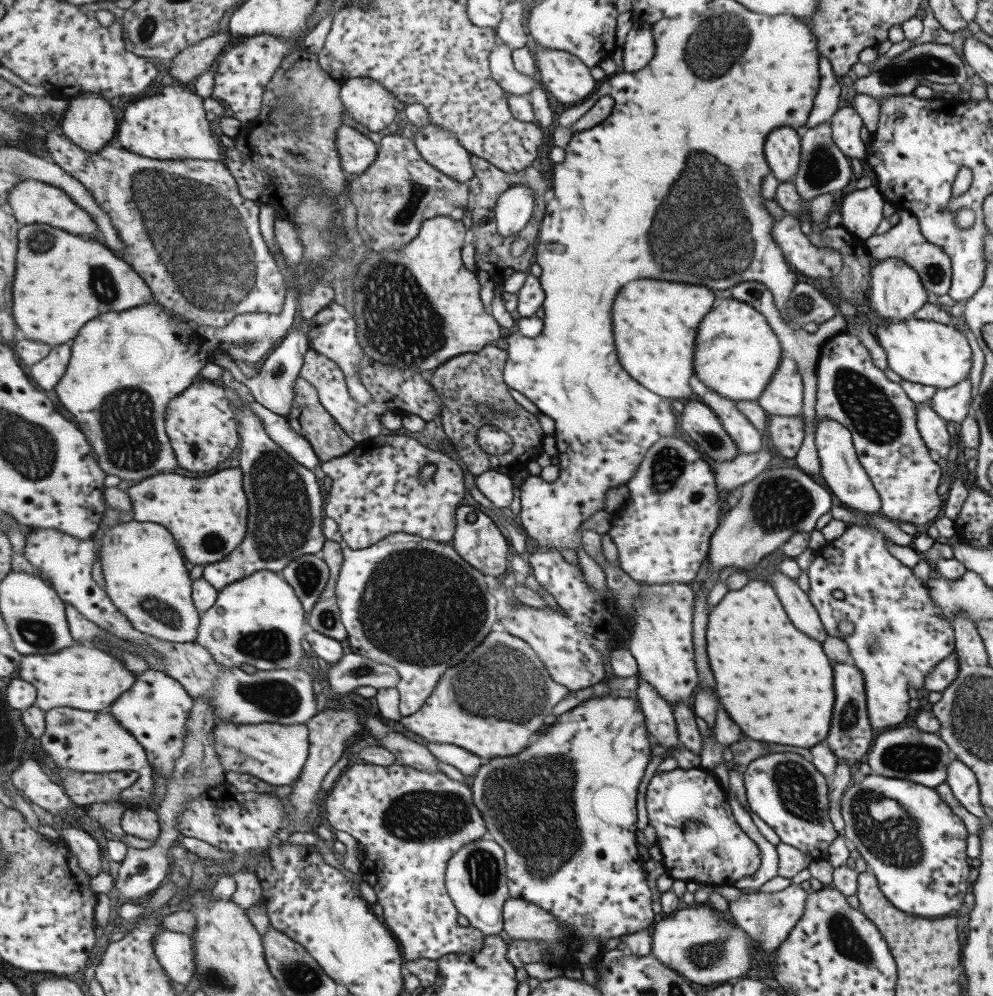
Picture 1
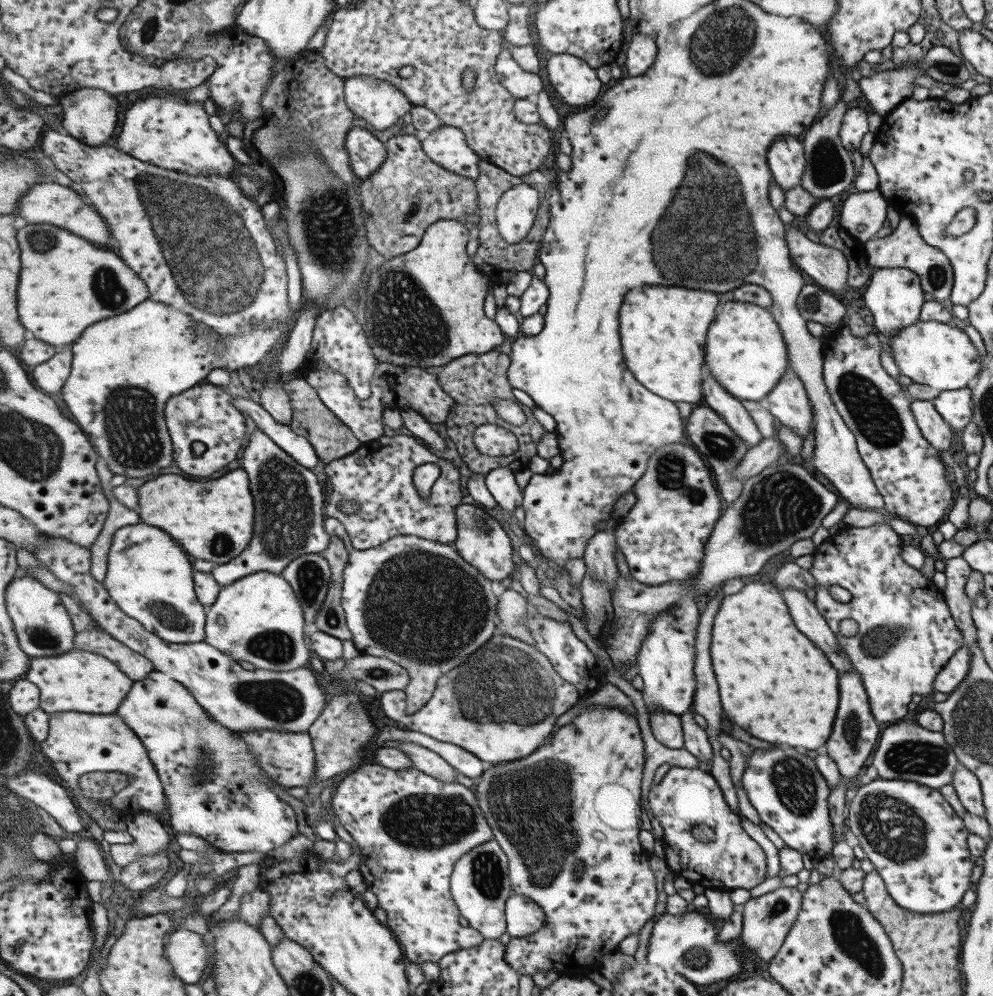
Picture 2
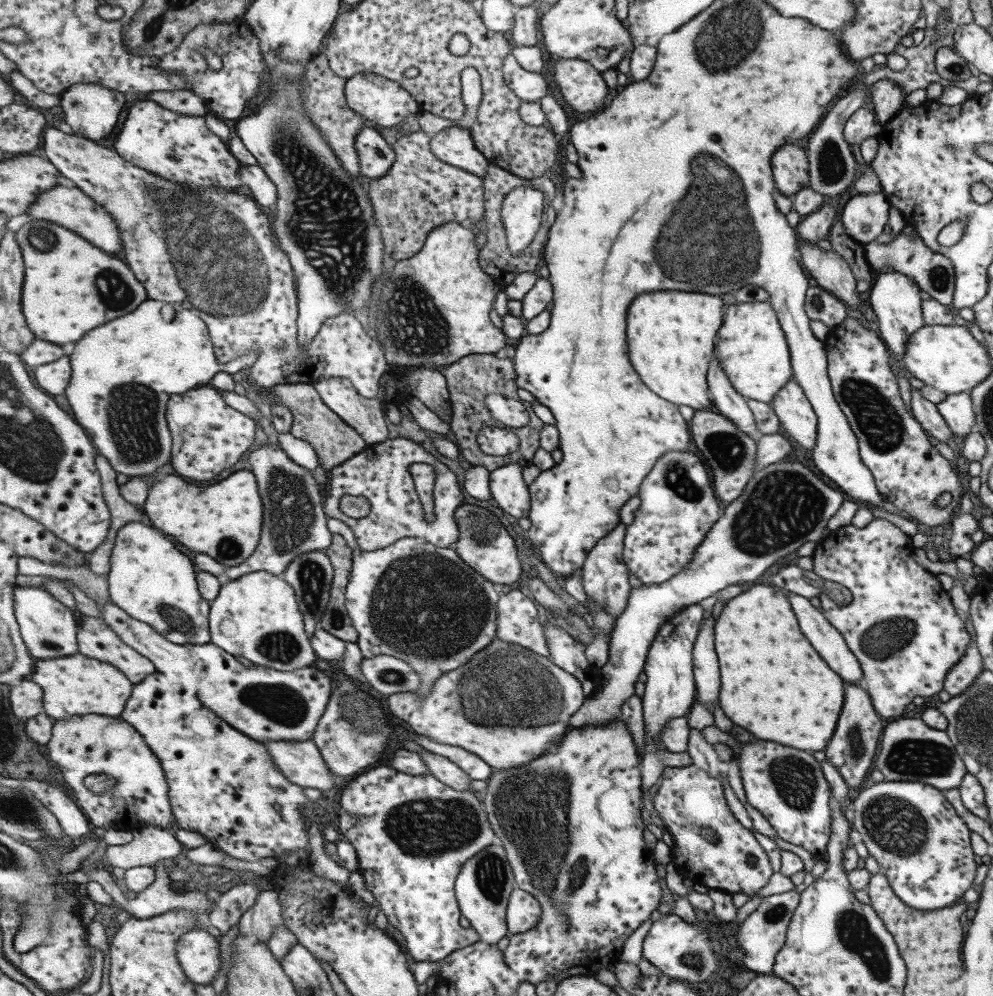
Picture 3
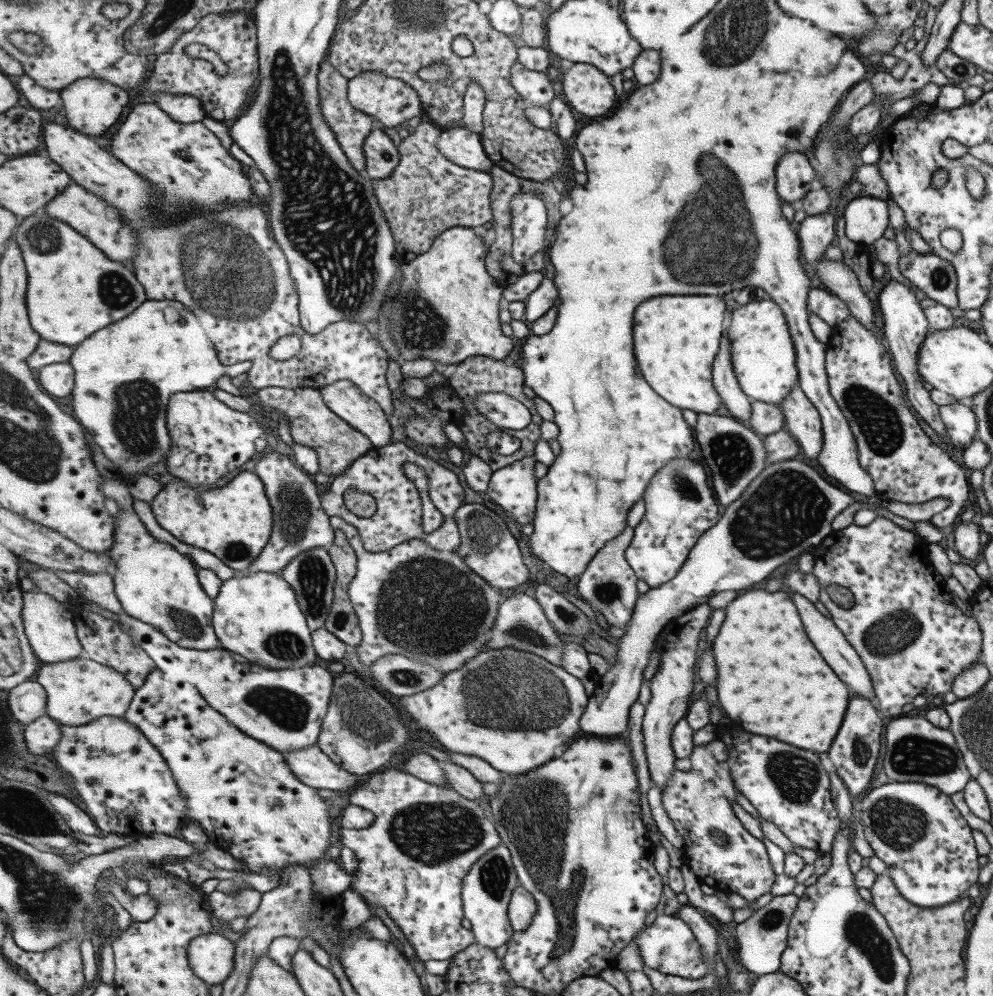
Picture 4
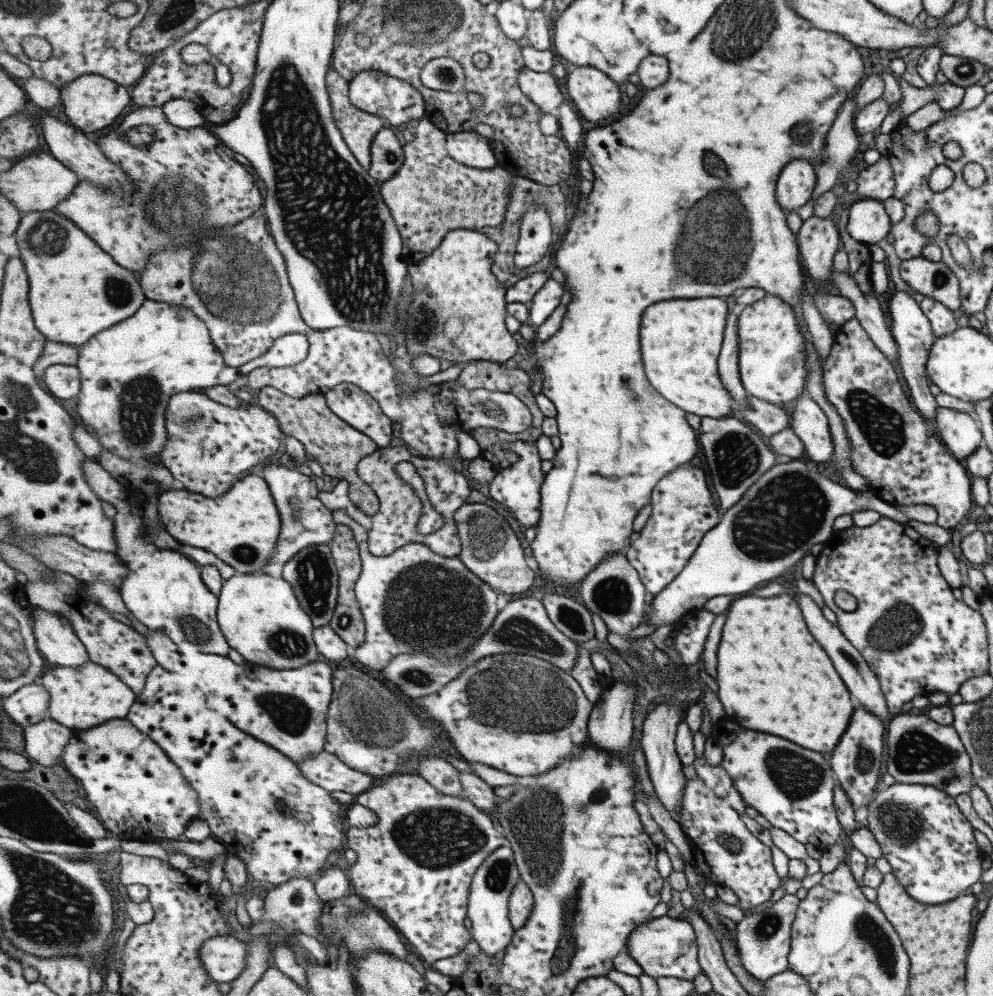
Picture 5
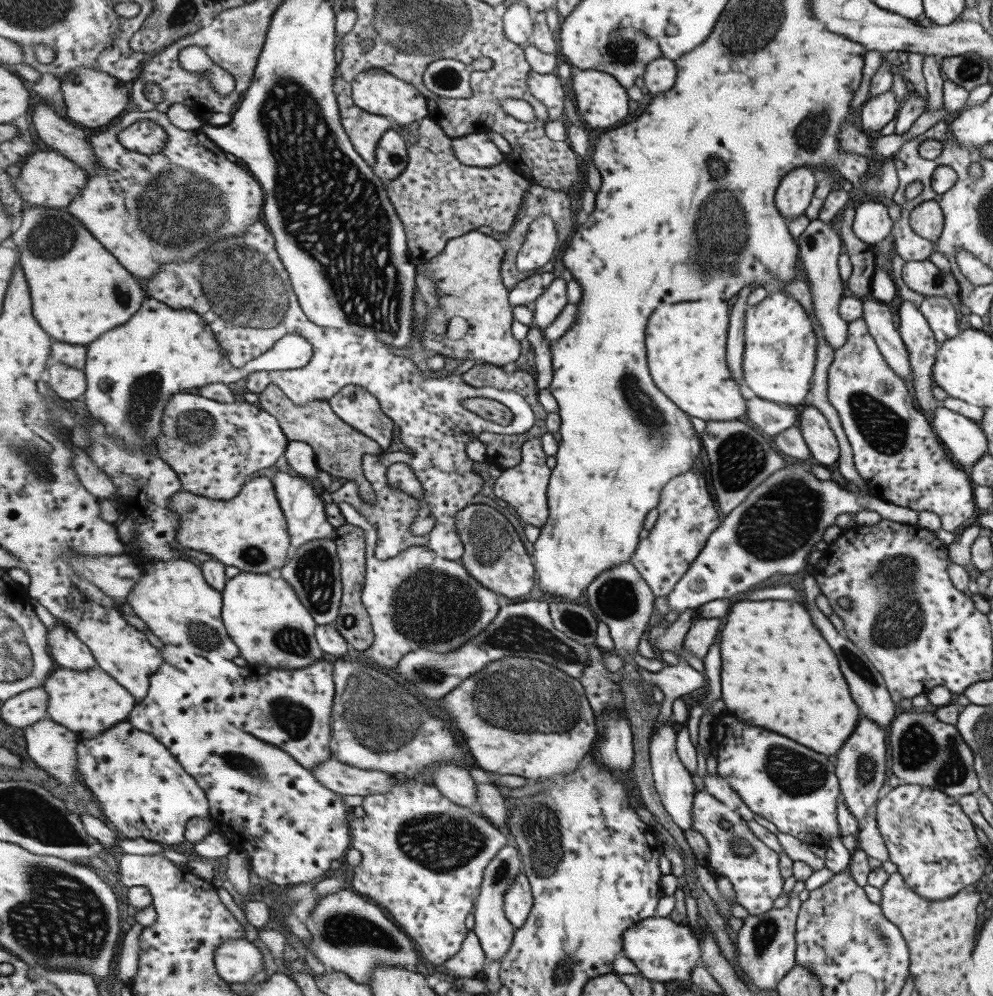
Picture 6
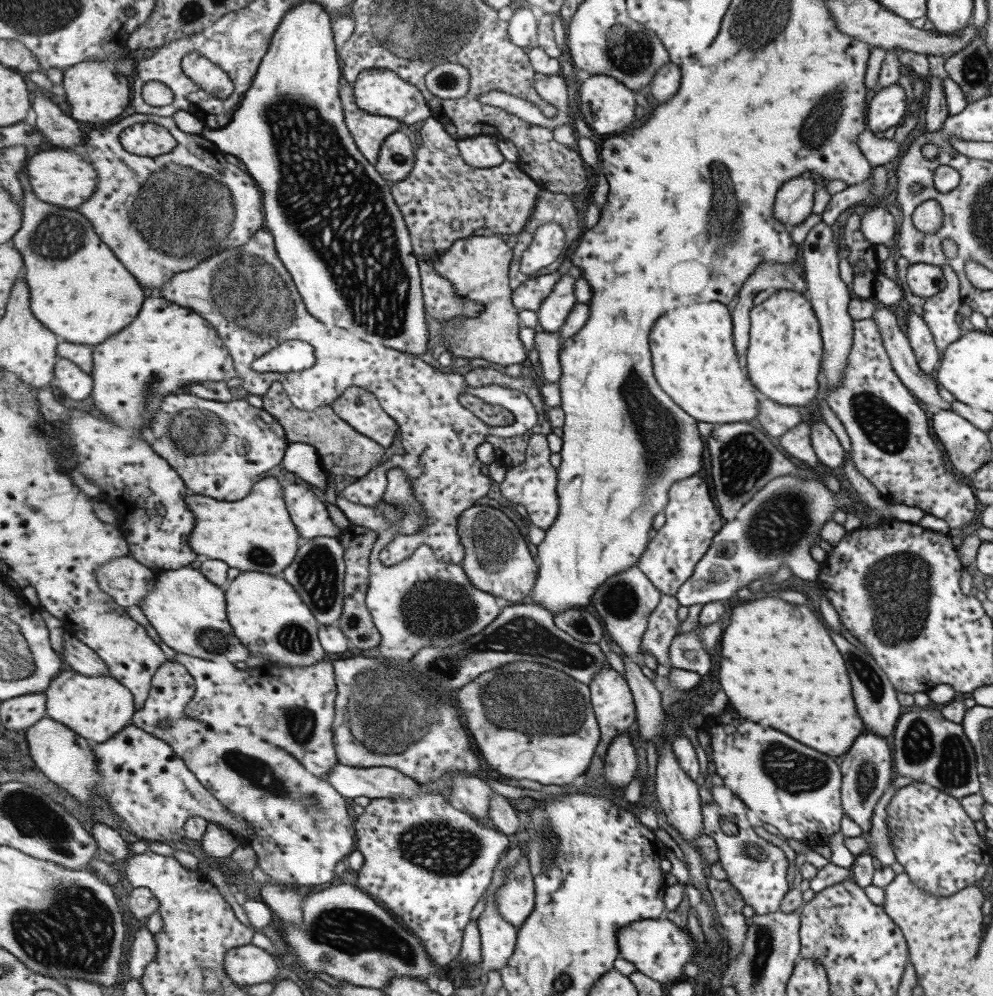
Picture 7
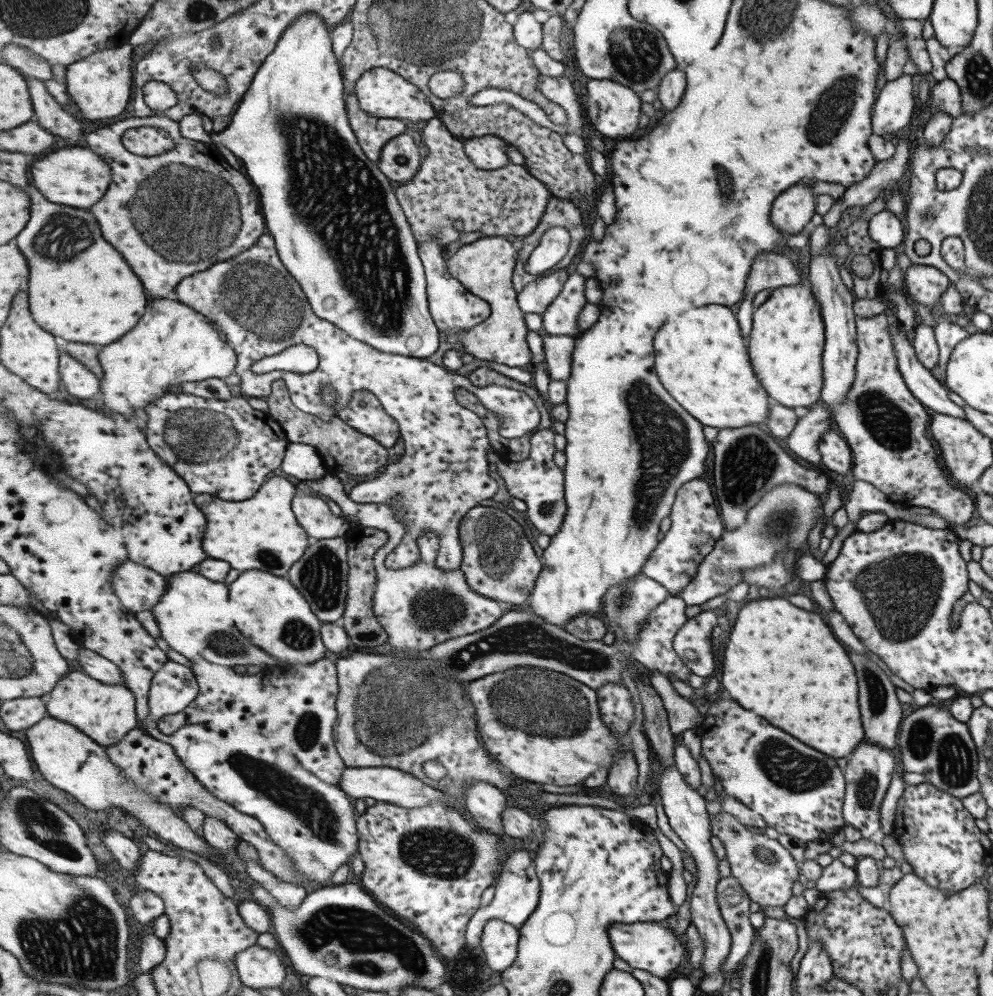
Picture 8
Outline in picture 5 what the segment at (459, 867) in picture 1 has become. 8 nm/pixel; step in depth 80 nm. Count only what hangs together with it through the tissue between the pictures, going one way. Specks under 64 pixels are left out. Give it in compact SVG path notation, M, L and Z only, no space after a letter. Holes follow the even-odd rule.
M502 846L478 868L475 873L473 885L470 888L470 909L468 912L472 922L473 940L491 956L509 948L514 941L516 929L510 920L510 898L513 889L522 880L522 876L516 862L514 850L509 846Z

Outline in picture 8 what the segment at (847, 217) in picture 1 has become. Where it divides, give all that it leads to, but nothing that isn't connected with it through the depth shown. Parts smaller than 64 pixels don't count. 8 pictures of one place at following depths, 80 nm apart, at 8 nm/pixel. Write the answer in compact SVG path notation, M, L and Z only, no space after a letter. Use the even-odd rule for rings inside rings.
M883 209L867 220L867 234L879 246L892 249L902 243L904 232L899 219Z

